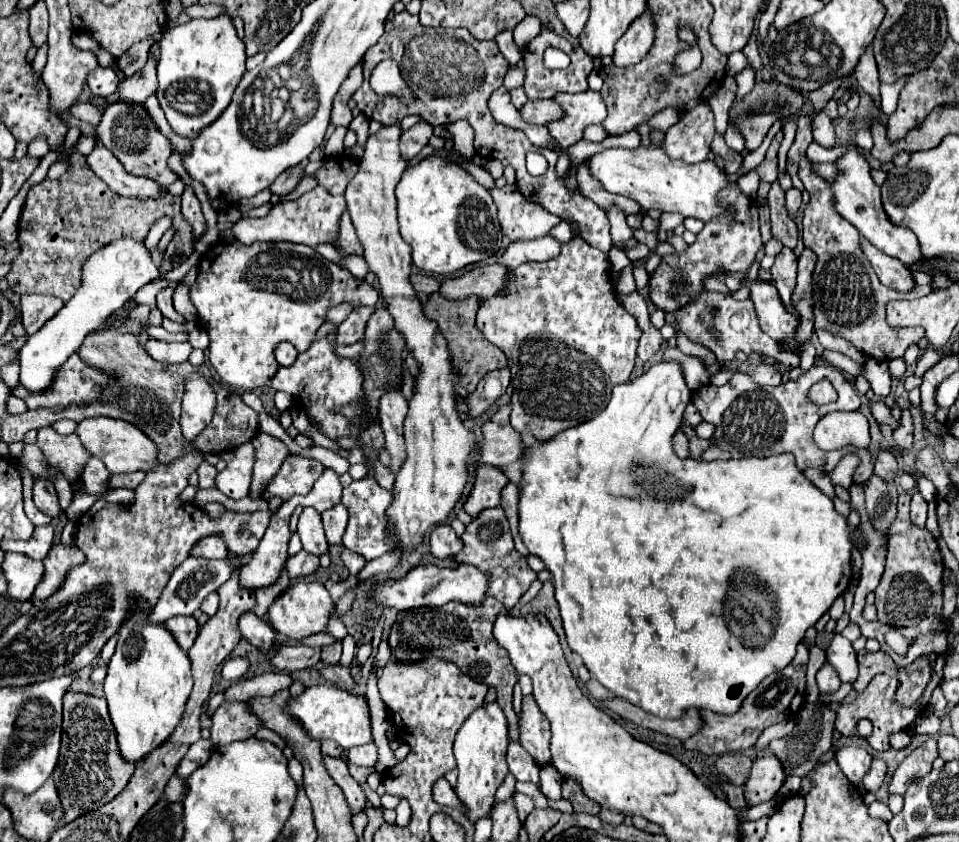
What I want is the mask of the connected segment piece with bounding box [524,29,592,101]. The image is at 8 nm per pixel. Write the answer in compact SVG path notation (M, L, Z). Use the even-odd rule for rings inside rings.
M544 29L538 37L534 37L534 39L528 43L528 47L524 49L524 55L526 55L526 57L524 57L524 61L526 61L526 81L524 81L524 91L526 91L526 95L528 95L530 101L552 99L558 91L578 93L578 91L582 91L582 89L584 89L584 91L588 89L586 77L588 77L588 73L592 71L592 59L590 59L590 55L586 55L580 47L572 47L564 37L558 37L556 33ZM548 47L558 47L558 49L566 51L568 55L584 55L584 69L582 69L582 65L578 65L578 63L580 63L578 57L574 57L572 63L570 63L570 67L566 67L566 69L546 69L544 63L542 63L542 53L544 53ZM580 85L584 85L584 87L580 87Z

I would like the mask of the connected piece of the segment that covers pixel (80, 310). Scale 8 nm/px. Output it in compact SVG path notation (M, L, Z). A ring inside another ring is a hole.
M118 239L102 247L84 263L82 287L76 291L76 295L38 333L28 337L24 347L20 349L20 385L30 393L42 393L44 389L48 389L48 385L52 385L56 377L56 369L60 369L60 365L64 365L68 357L72 357L78 351L84 337L96 331L100 325L104 325L106 319L114 311L118 311L130 297L134 297L134 293L142 285L150 283L160 275L167 281L179 282L191 268L198 267L200 259L199 254L194 251L182 265L160 274L158 267L152 263L144 243L132 239Z

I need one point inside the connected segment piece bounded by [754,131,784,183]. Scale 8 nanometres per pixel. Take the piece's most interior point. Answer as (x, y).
(768, 170)

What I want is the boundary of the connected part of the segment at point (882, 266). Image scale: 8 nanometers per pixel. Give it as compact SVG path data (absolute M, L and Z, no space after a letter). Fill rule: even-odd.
M864 237L860 239L862 251L866 253L868 261L872 263L876 275L880 277L880 281L892 289L898 289L900 293L910 293L916 287L912 269L908 265L904 265L900 259L890 257L886 253L882 253L880 249L876 249L874 245L870 245Z

